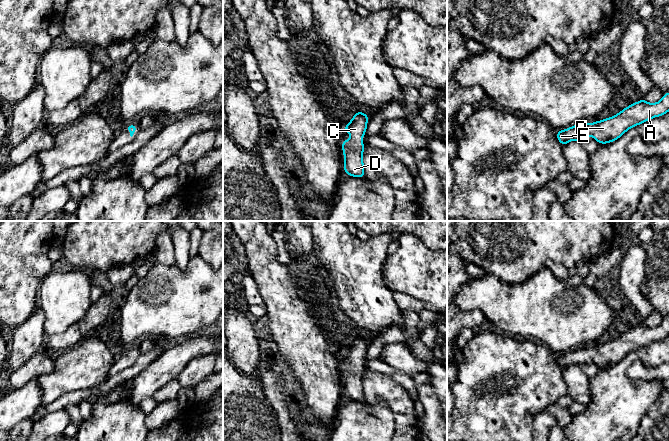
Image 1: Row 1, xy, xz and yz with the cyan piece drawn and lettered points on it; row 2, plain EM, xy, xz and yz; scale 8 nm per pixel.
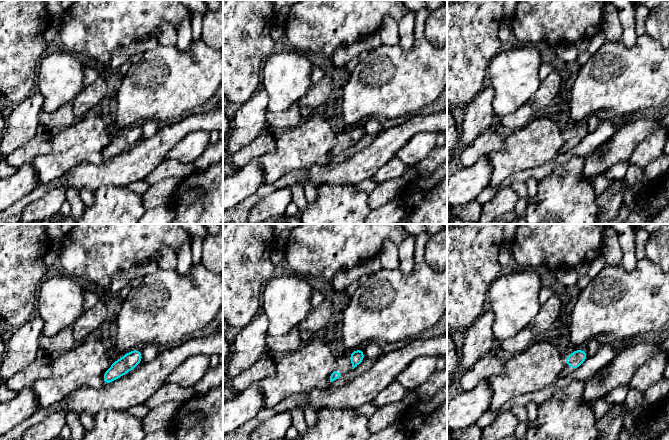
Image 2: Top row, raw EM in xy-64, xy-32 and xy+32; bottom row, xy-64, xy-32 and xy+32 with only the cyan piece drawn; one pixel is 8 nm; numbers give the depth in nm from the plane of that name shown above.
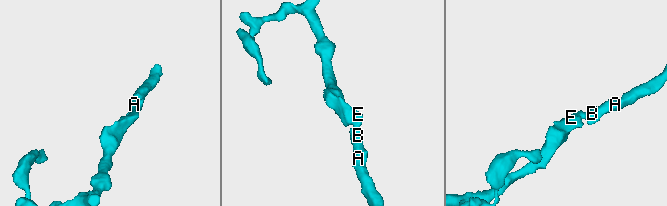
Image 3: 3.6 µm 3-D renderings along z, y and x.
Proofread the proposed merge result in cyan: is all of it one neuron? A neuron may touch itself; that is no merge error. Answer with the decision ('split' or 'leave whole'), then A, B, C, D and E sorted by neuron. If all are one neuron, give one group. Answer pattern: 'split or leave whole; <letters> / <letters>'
leave whole; A B C D E

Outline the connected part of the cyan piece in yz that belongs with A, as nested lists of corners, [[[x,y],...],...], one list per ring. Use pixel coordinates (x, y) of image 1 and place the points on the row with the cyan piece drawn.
[[[669,92],[661,100],[651,104],[641,98],[621,110],[617,115],[594,123],[579,123],[556,132],[557,140],[564,147],[569,141],[581,142],[590,134],[599,144],[611,143],[619,139],[631,127],[640,125],[654,117],[664,116],[669,111]]]

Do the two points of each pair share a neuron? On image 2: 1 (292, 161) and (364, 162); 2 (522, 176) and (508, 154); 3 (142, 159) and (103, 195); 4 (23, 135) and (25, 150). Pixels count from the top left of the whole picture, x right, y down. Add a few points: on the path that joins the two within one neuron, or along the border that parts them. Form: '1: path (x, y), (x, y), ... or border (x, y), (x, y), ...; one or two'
1: border (327, 163), (304, 168); two
2: border (542, 165), (513, 172), (499, 184); two
3: border (126, 186), (100, 186), (94, 192); two
4: border (40, 130), (27, 142), (10, 153); two

